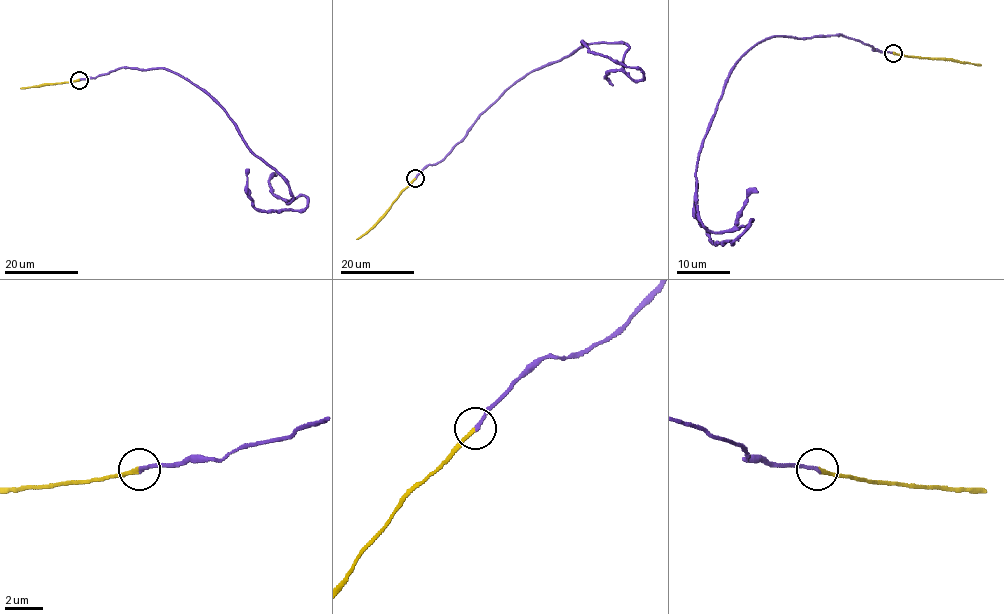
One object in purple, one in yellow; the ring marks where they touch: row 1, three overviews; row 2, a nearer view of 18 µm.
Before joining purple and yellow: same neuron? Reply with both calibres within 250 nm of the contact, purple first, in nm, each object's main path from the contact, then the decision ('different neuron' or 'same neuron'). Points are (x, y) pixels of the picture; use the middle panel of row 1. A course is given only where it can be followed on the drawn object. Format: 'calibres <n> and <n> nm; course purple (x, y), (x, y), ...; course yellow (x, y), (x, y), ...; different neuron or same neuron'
calibres 170 and 200 nm; course purple (415, 178), (517, 82), (579, 47), (624, 43), (623, 68), (643, 78), (584, 43); course yellow (415, 178), (385, 214), (356, 239); same neuron

